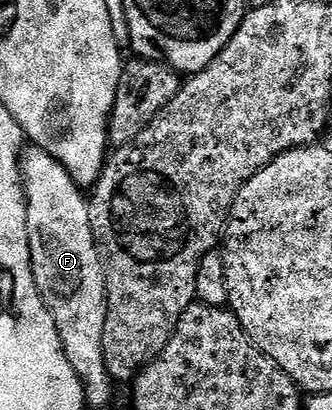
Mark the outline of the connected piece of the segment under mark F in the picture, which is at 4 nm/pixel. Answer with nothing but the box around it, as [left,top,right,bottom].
[19,147,111,391]

